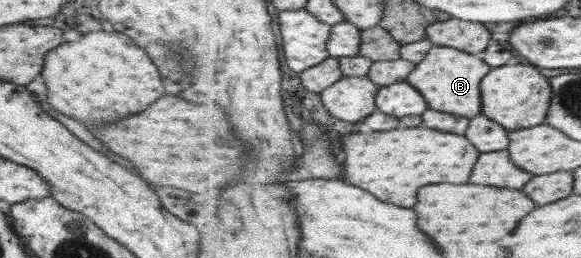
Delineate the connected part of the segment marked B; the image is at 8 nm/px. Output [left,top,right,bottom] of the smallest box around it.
[406,46,495,118]

